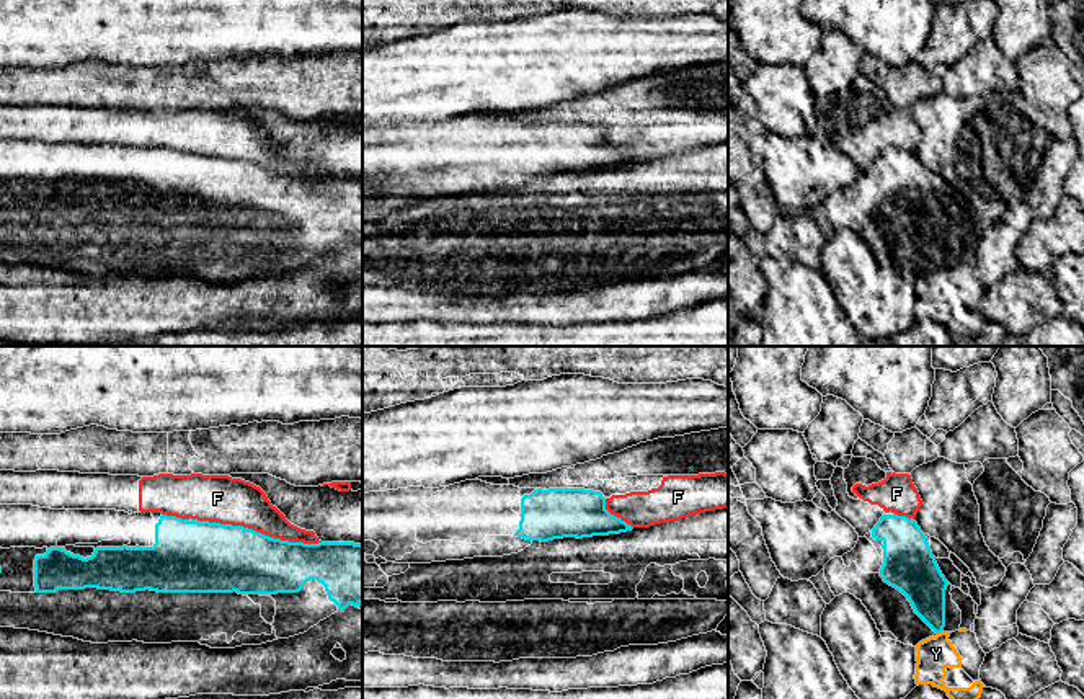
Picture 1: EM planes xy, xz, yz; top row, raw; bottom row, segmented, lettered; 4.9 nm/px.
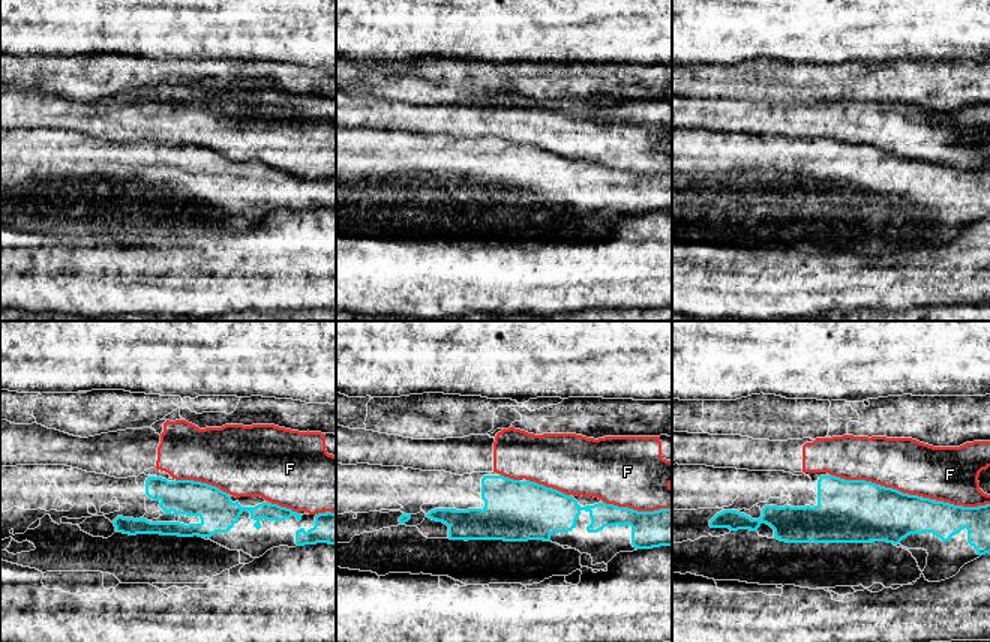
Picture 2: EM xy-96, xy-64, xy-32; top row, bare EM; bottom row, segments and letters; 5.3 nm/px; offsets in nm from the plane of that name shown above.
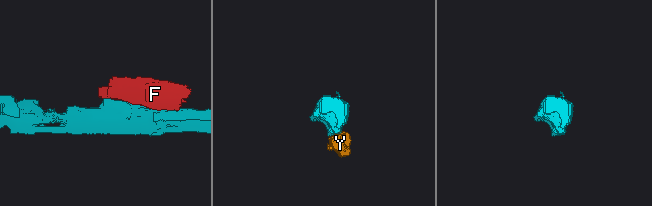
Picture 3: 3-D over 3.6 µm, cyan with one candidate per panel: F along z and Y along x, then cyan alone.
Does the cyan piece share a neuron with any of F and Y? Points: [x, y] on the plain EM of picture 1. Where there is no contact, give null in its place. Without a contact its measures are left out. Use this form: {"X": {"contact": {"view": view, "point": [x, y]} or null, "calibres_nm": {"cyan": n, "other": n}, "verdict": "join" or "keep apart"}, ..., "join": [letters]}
{"F": {"contact": {"view": "xy", "point": [260, 167]}, "calibres_nm": {"cyan": 340, "other": 240}, "verdict": "keep apart"}, "Y": {"contact": {"view": "yz", "point": [939, 267]}, "calibres_nm": {"cyan": 200, "other": 180}, "verdict": "keep apart"}, "join": []}

